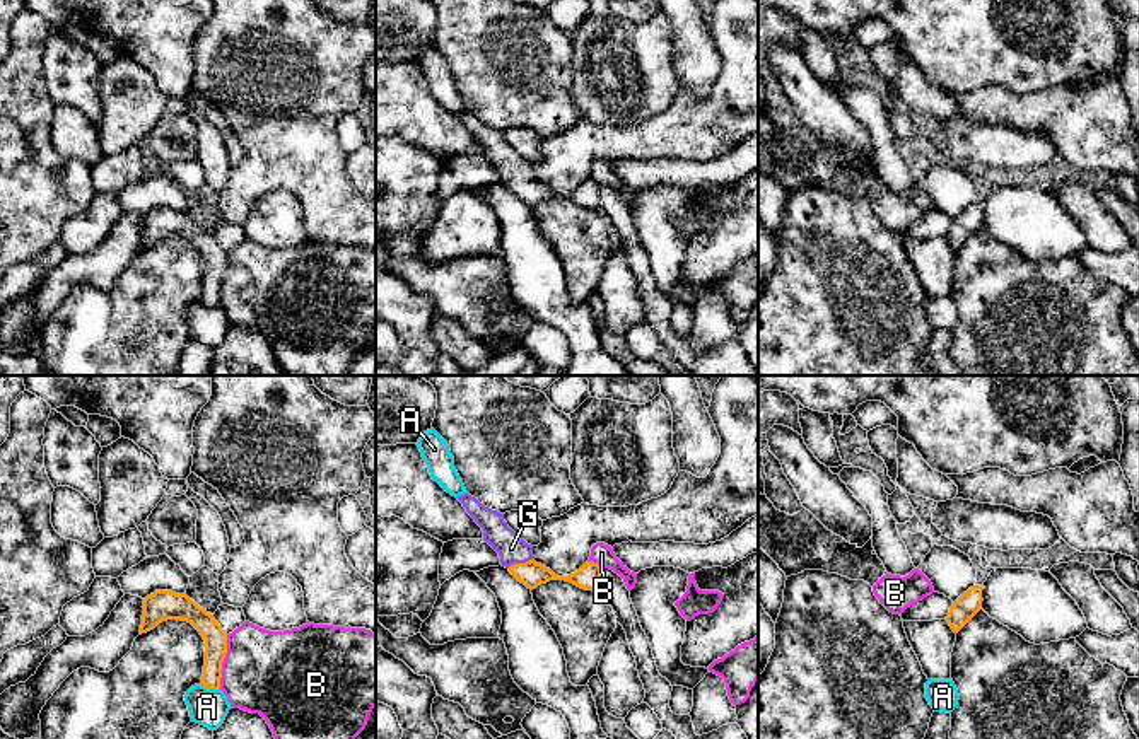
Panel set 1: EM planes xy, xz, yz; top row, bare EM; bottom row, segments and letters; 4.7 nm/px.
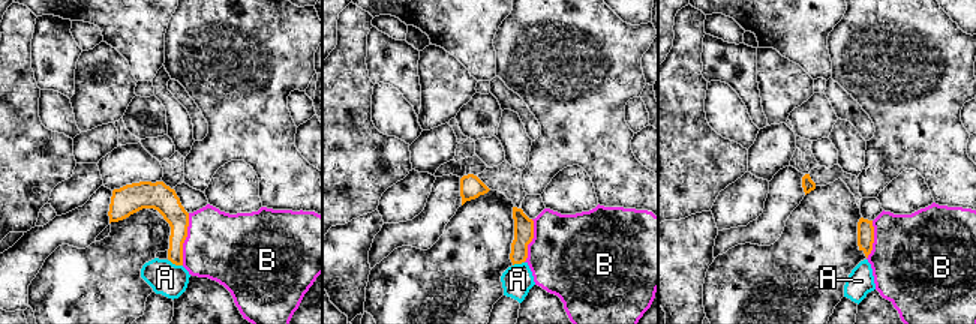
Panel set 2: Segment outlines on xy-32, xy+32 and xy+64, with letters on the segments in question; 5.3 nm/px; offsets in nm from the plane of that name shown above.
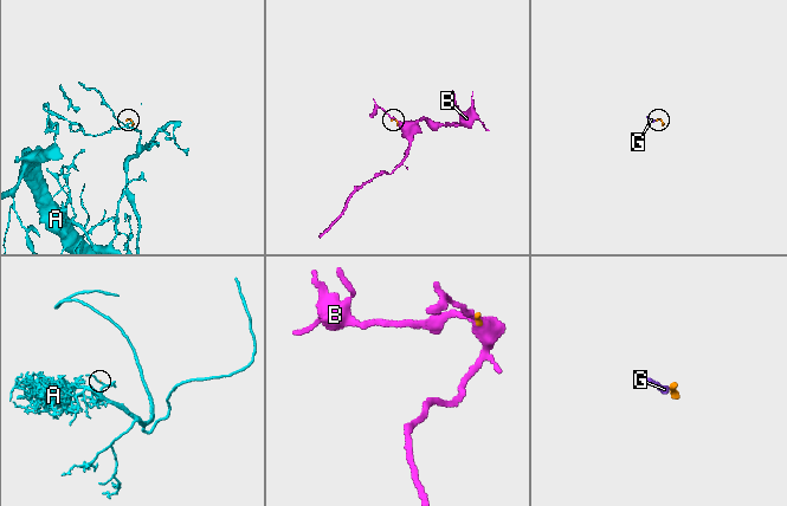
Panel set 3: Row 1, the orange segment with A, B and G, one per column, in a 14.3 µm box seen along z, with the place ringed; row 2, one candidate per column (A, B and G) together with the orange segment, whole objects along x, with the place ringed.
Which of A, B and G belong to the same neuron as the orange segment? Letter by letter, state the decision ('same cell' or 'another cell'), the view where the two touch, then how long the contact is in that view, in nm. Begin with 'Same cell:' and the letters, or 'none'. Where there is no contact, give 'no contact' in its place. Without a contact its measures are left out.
Same cell: G
A: another cell; meets orange in xy; contact 100 nm long
B: another cell; meets orange in xy; contact 260 nm long
G: same cell; meets orange in xz; contact 130 nm long

